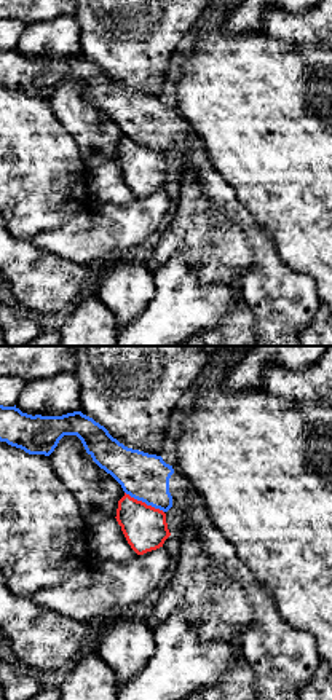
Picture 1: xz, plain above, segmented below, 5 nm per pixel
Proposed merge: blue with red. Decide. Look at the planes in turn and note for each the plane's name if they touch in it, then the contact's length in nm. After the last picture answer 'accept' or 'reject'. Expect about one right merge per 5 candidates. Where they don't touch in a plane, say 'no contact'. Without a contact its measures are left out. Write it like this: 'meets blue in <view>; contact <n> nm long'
meets blue in xz; contact 220 nm long

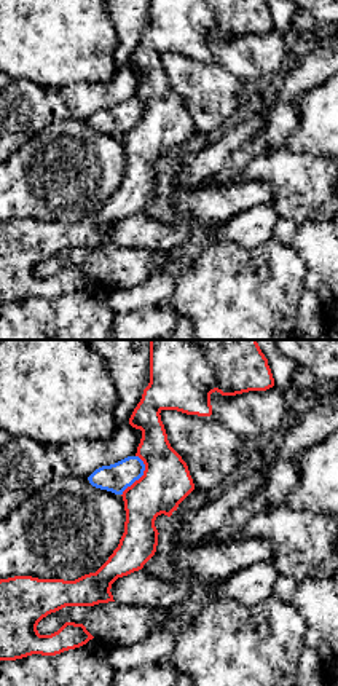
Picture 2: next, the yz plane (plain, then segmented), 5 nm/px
meets blue in yz; contact 220 nm long

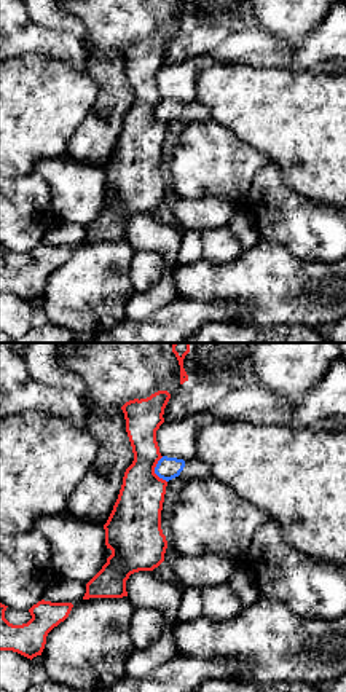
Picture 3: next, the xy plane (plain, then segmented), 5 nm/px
meets blue in xy; contact 140 nm long

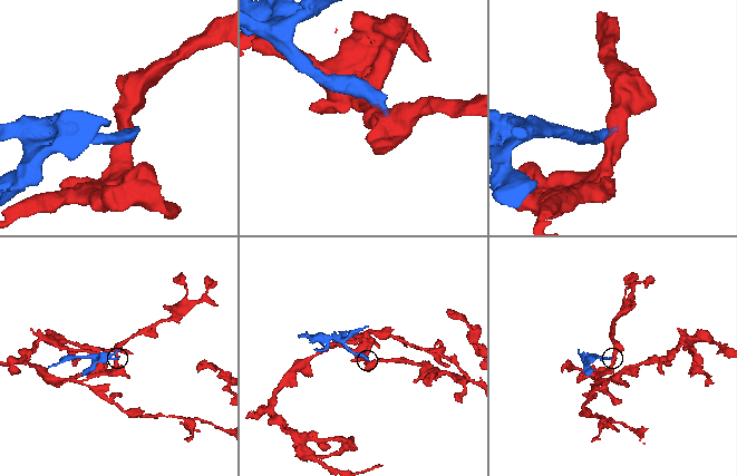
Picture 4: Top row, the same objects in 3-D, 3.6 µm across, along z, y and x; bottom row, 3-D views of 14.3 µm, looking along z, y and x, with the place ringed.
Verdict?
reject

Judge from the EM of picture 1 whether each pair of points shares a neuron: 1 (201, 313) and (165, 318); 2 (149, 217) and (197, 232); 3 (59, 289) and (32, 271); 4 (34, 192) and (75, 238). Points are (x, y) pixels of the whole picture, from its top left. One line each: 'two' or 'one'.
1: one
2: two
3: one
4: two

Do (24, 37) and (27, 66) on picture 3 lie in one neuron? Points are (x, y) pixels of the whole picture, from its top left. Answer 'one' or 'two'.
two

